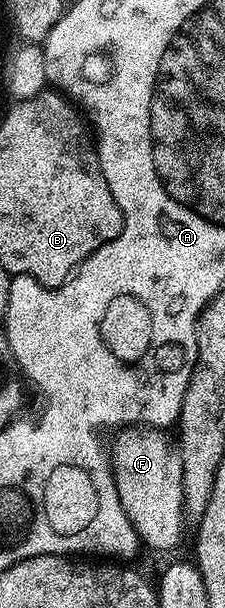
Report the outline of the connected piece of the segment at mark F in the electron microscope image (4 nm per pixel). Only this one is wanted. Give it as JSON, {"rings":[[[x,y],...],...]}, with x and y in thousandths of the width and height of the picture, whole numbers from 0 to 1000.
{"rings":[[[573,701],[533,706],[507,715],[511,729],[484,734],[538,836],[573,849],[622,893],[671,905],[769,903],[809,888],[822,867],[804,750],[742,714],[738,706],[684,701]]]}

